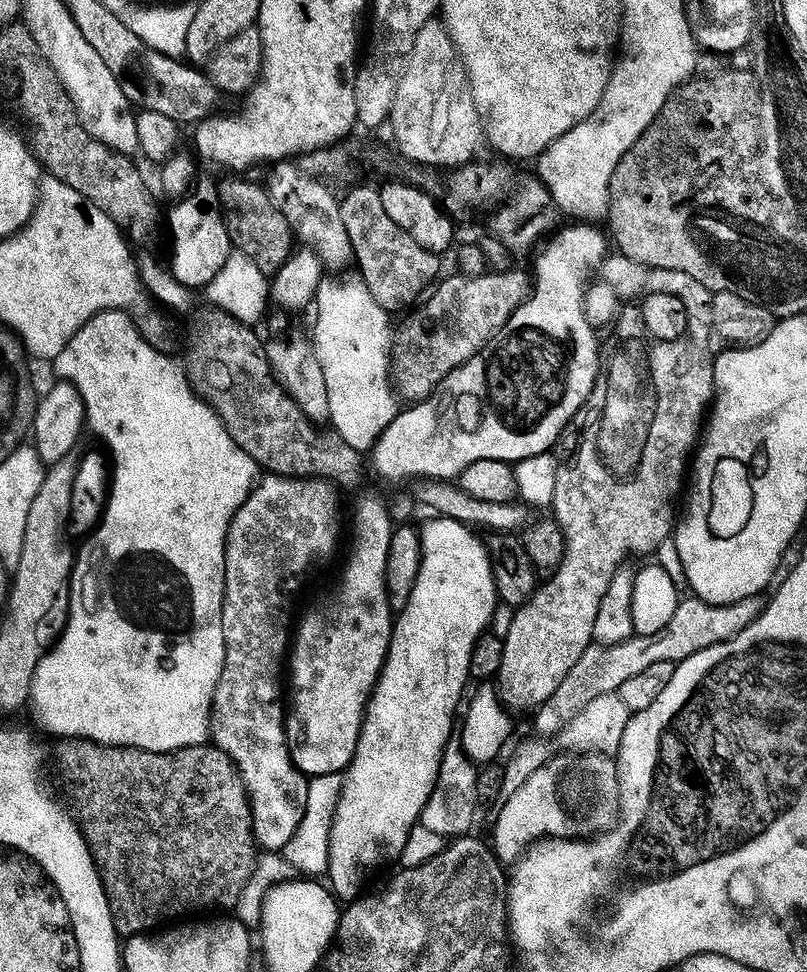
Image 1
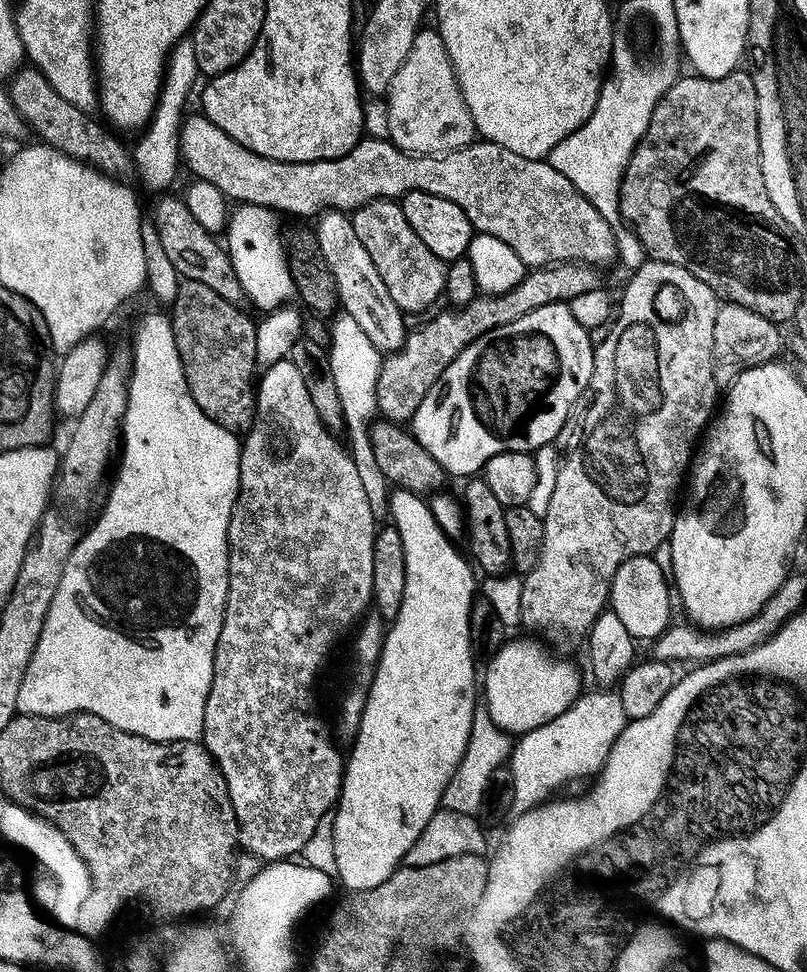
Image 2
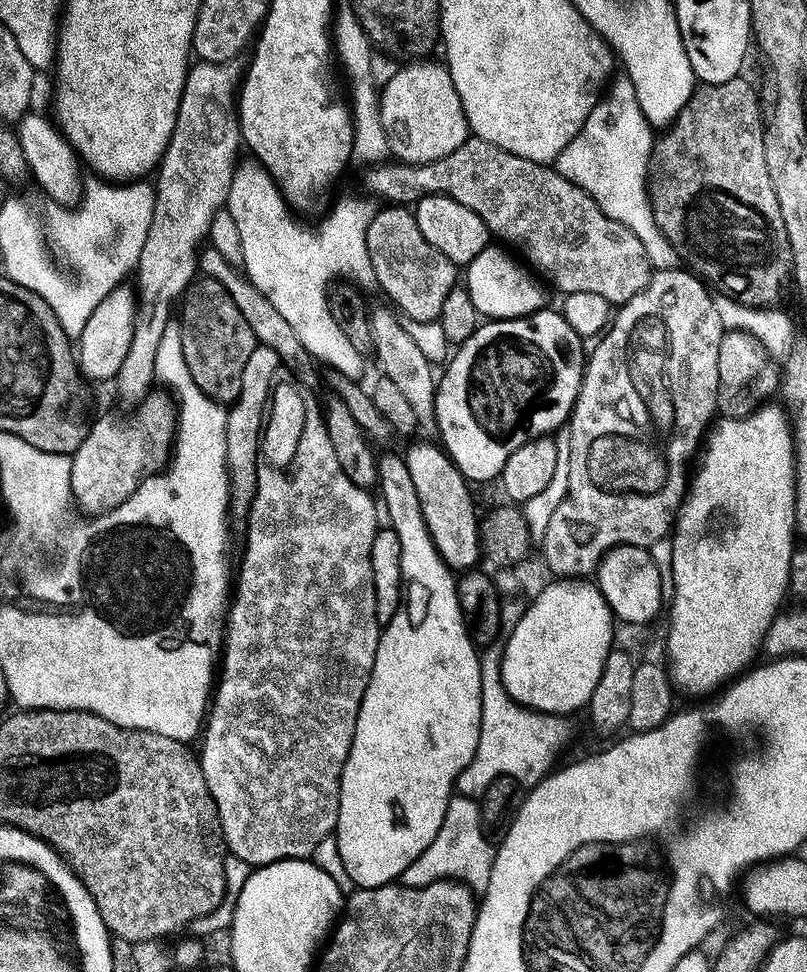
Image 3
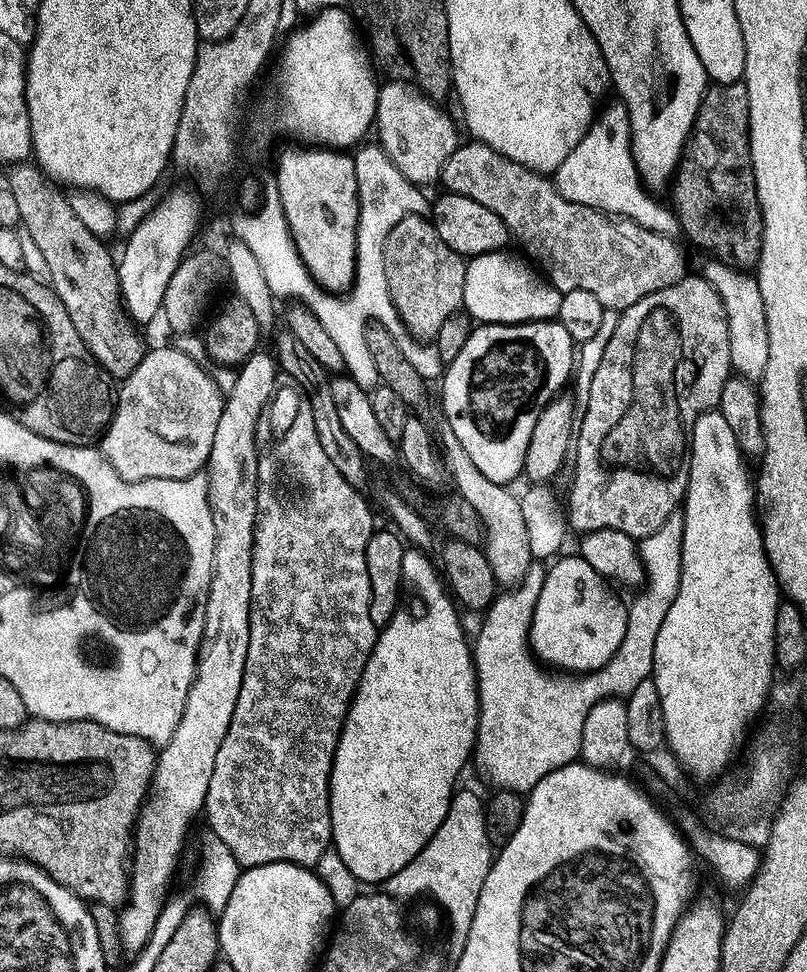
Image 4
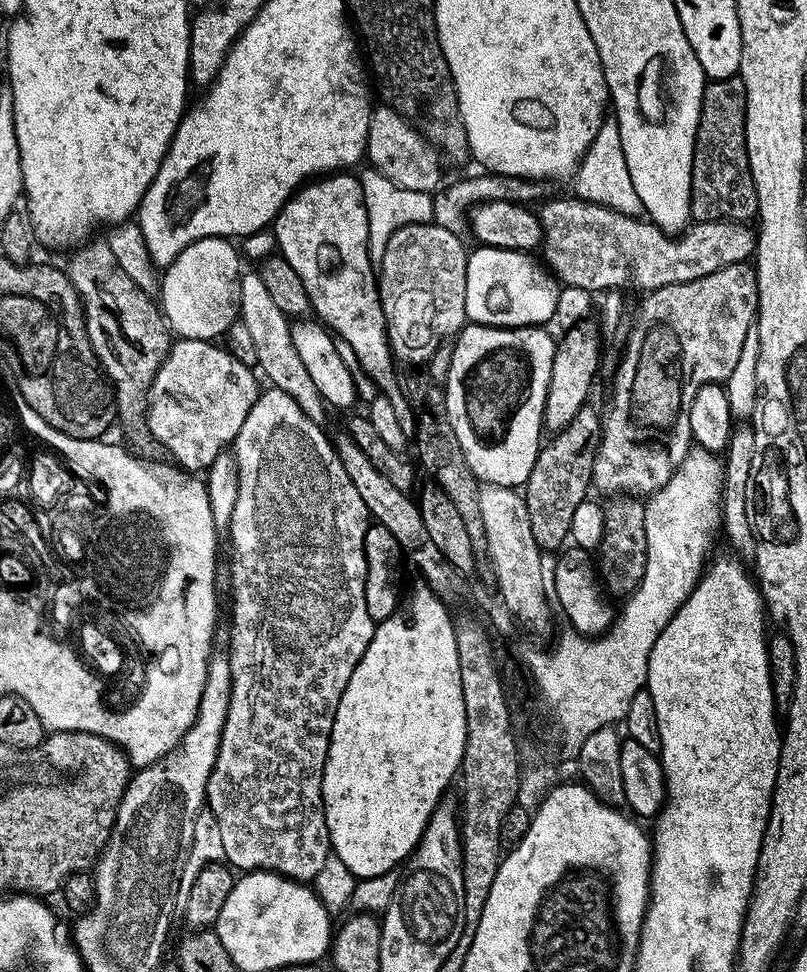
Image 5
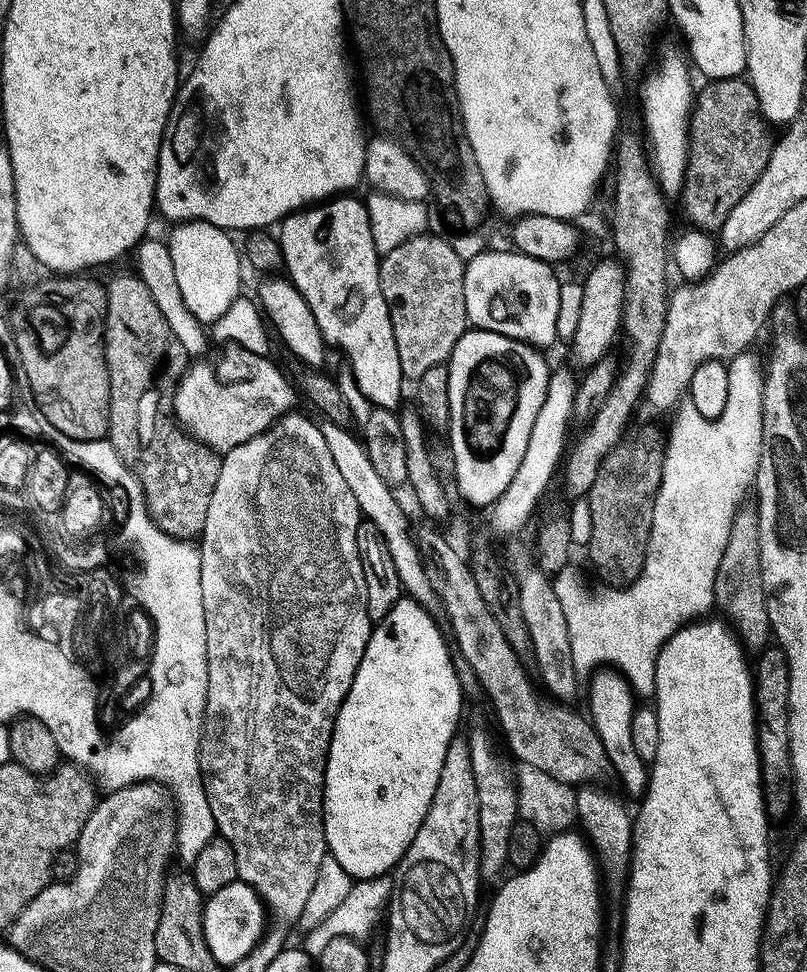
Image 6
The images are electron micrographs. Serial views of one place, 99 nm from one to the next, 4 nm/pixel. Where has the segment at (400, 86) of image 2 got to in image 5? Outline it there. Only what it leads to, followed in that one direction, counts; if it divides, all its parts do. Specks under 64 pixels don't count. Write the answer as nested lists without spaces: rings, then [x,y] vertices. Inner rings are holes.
[[[387,106],[373,107],[370,126],[368,127],[368,146],[366,160],[371,167],[380,170],[383,164],[392,164],[387,173],[390,182],[402,186],[406,190],[422,190],[434,193],[441,187],[440,164],[441,157],[435,148],[395,110]]]

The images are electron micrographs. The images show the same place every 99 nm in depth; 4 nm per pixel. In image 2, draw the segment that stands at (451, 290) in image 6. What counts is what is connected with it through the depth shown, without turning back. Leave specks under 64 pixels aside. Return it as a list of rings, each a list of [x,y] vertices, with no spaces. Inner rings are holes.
[[[375,200],[357,208],[351,217],[354,234],[358,234],[370,258],[374,258],[378,274],[382,274],[382,282],[386,282],[386,290],[390,290],[390,298],[394,298],[401,312],[420,312],[444,296],[445,261],[436,257],[418,238],[397,201]]]

